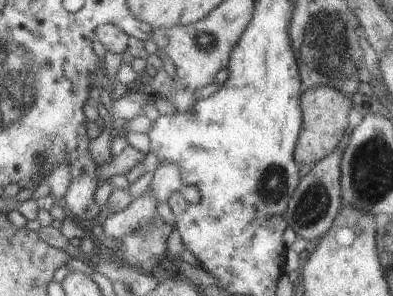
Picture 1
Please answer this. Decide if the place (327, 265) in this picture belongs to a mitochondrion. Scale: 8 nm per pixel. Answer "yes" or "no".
no

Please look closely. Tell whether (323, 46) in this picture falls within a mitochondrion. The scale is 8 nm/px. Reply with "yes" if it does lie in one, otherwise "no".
yes

